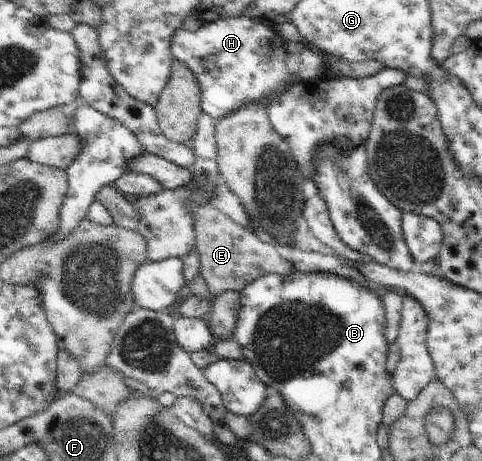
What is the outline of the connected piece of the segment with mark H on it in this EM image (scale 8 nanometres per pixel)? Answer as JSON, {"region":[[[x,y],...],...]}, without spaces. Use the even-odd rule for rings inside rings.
{"region":[[[242,16],[215,19],[195,32],[178,29],[170,39],[170,51],[193,71],[202,91],[201,111],[216,120],[250,101],[270,104],[290,89],[293,73],[286,68],[284,43],[272,25]]]}

